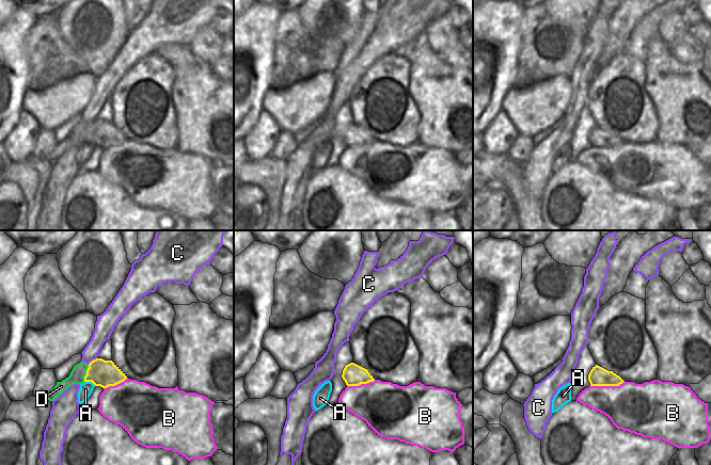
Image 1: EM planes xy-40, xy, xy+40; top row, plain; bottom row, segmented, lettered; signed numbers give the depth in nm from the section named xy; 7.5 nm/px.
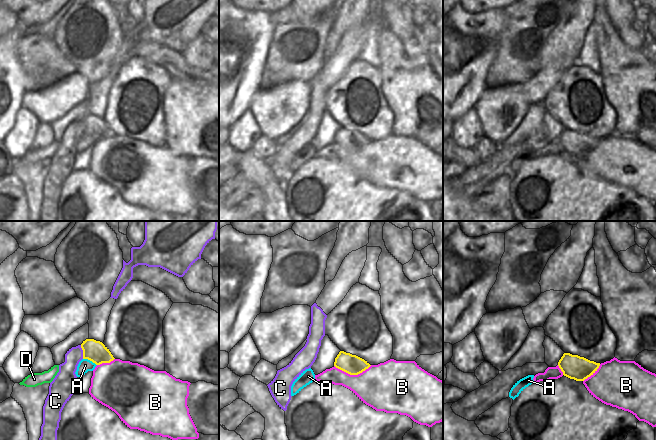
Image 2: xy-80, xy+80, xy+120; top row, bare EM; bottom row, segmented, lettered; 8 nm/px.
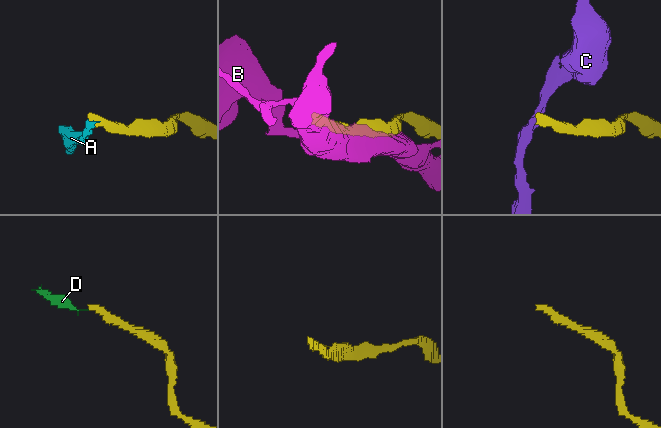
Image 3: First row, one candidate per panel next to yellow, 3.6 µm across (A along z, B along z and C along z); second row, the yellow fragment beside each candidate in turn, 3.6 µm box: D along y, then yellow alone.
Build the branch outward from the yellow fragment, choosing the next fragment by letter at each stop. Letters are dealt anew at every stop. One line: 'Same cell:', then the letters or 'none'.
Same cell: none

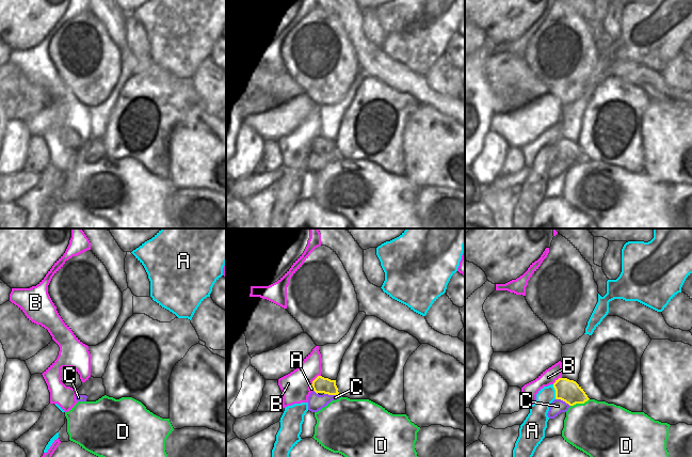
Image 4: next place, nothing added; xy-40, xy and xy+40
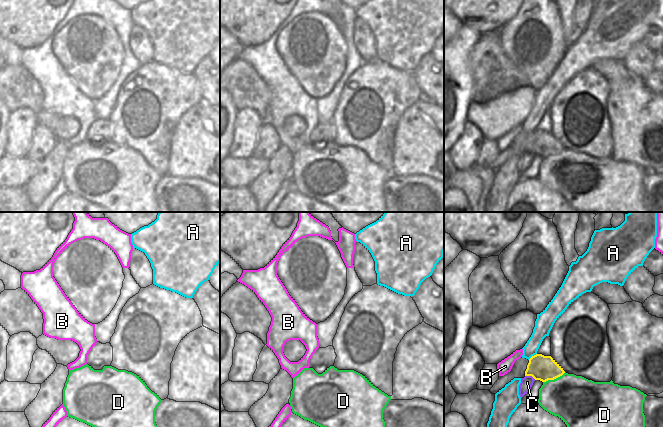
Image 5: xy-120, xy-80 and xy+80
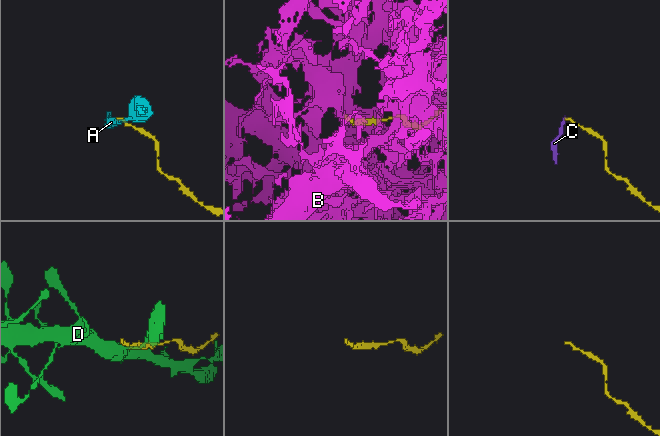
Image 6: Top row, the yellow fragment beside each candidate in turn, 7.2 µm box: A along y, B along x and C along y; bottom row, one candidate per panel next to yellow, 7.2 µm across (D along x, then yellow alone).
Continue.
Same cell: none

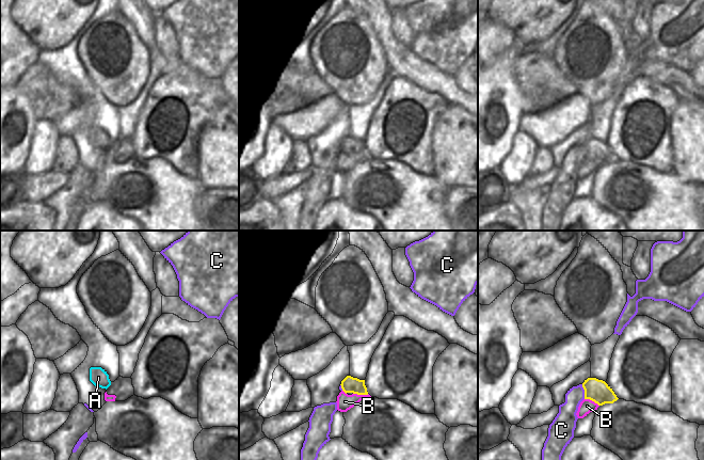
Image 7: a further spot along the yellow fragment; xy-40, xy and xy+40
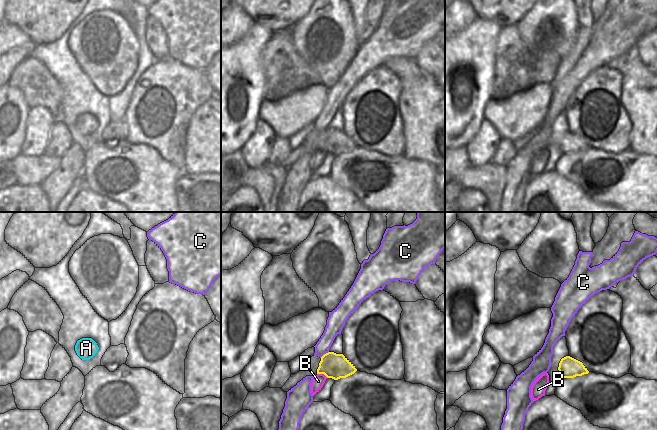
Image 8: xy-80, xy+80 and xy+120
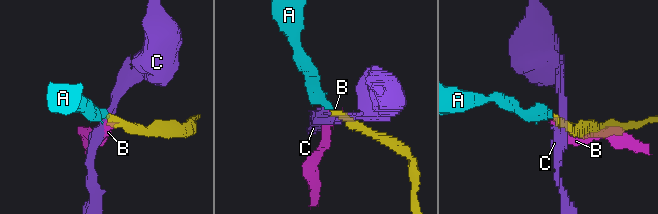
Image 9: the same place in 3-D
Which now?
Same cell: A

